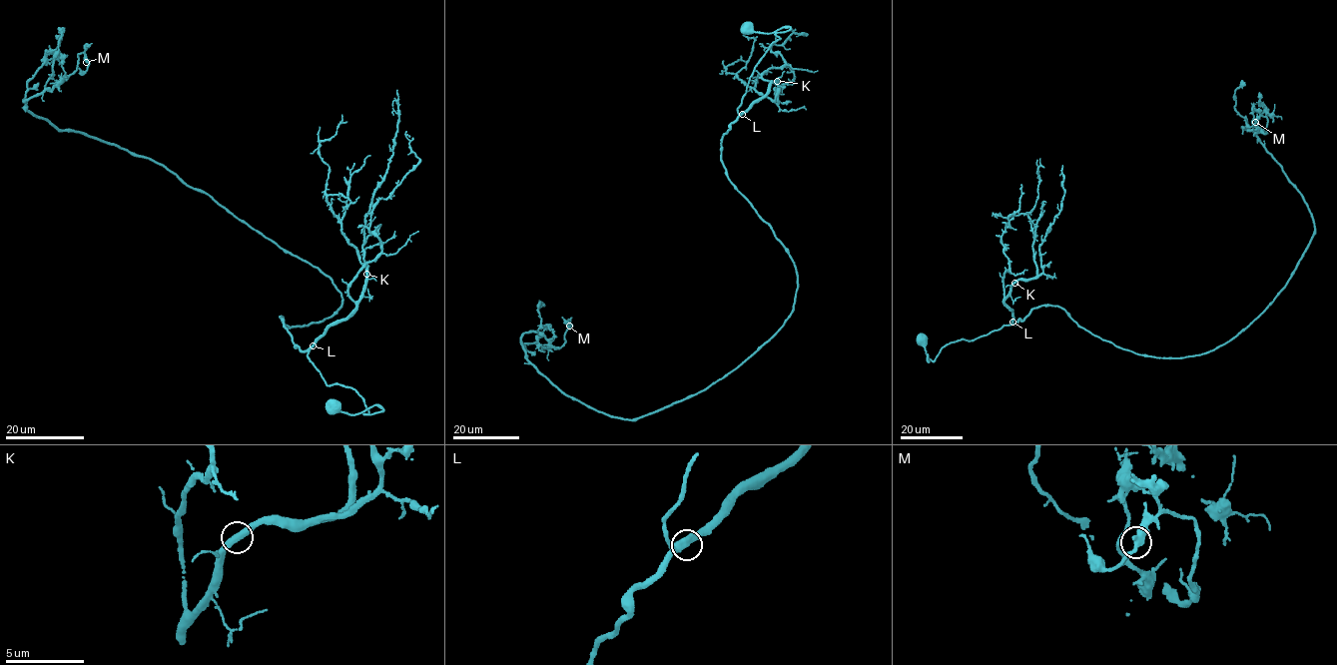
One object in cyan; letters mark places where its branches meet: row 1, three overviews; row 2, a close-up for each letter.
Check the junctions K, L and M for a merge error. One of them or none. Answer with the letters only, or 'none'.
none

